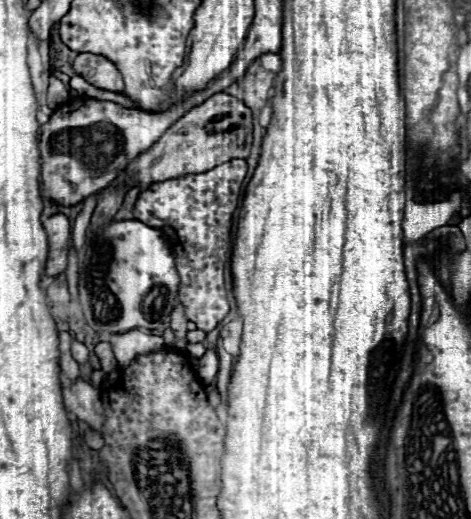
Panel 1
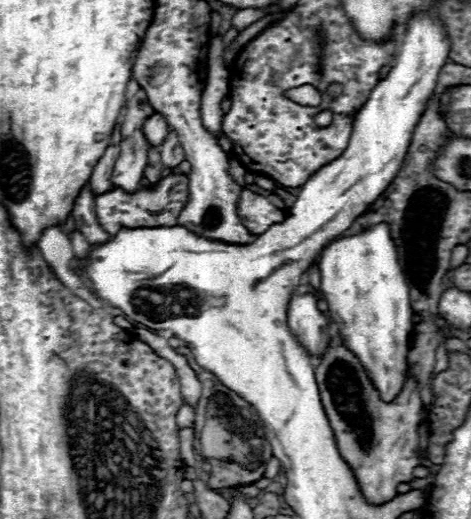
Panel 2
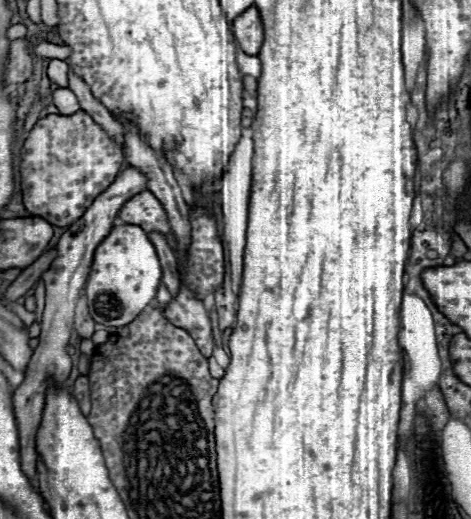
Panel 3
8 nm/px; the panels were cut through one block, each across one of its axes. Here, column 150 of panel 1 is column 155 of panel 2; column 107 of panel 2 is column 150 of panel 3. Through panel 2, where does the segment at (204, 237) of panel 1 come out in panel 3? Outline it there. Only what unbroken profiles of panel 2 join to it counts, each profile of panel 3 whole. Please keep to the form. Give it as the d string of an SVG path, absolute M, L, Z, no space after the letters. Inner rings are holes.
M146 190L146 192L134 196L132 200L128 200L120 208L118 218L124 220L126 224L140 226L146 232L162 232L168 238L170 246L174 246L174 236L170 232L166 212L164 212L162 204L156 200L156 196L152 196L152 192Z

